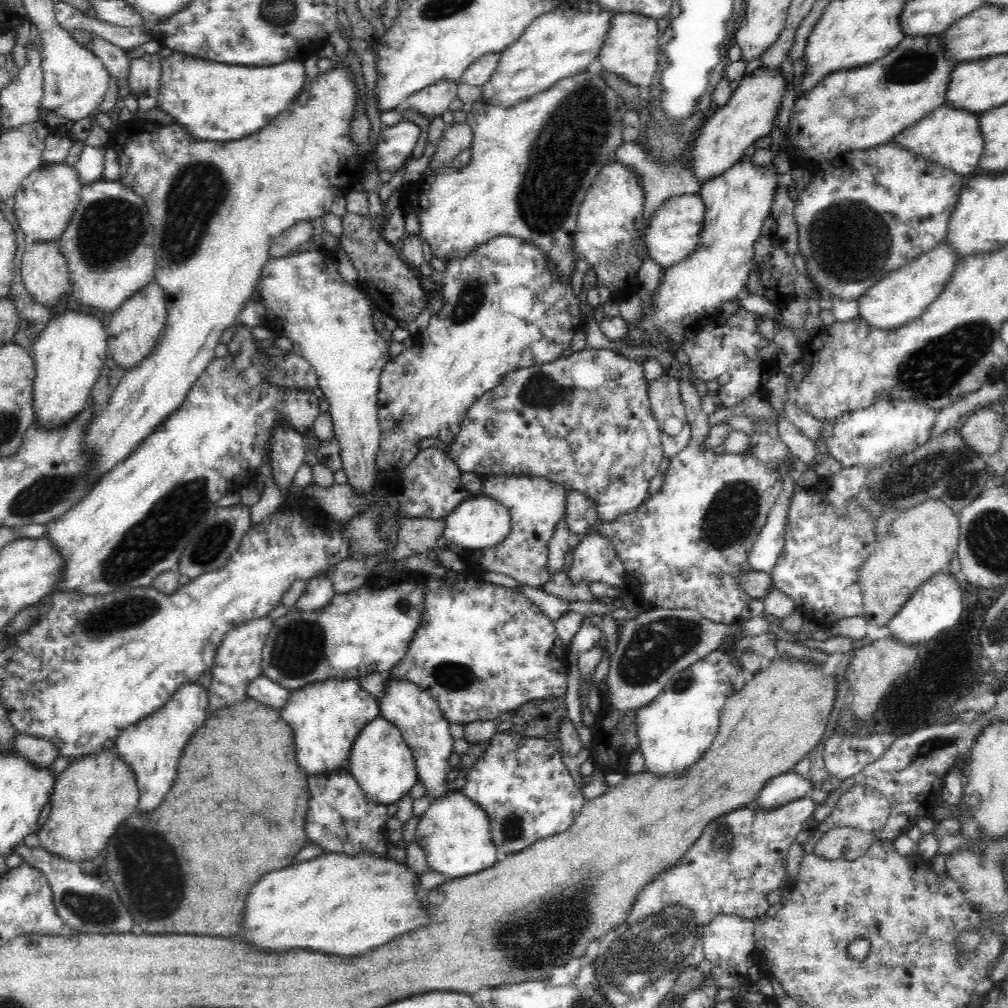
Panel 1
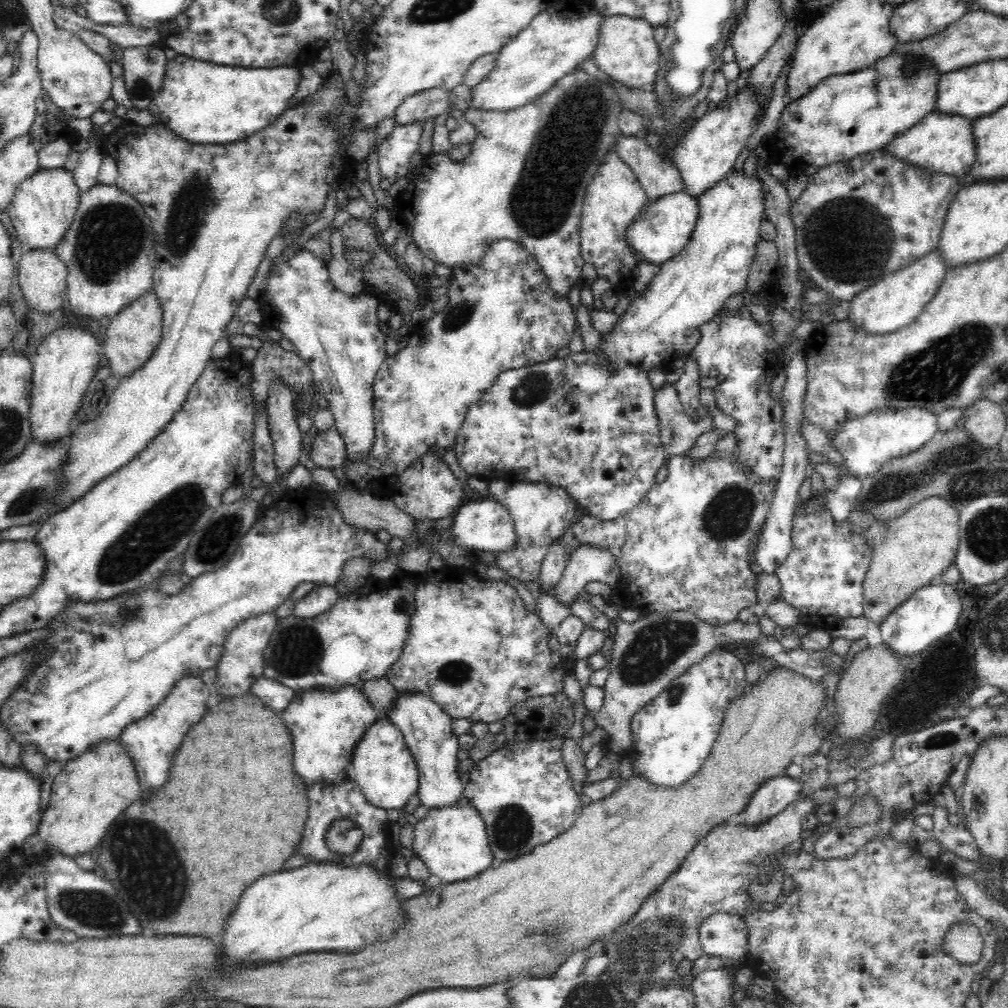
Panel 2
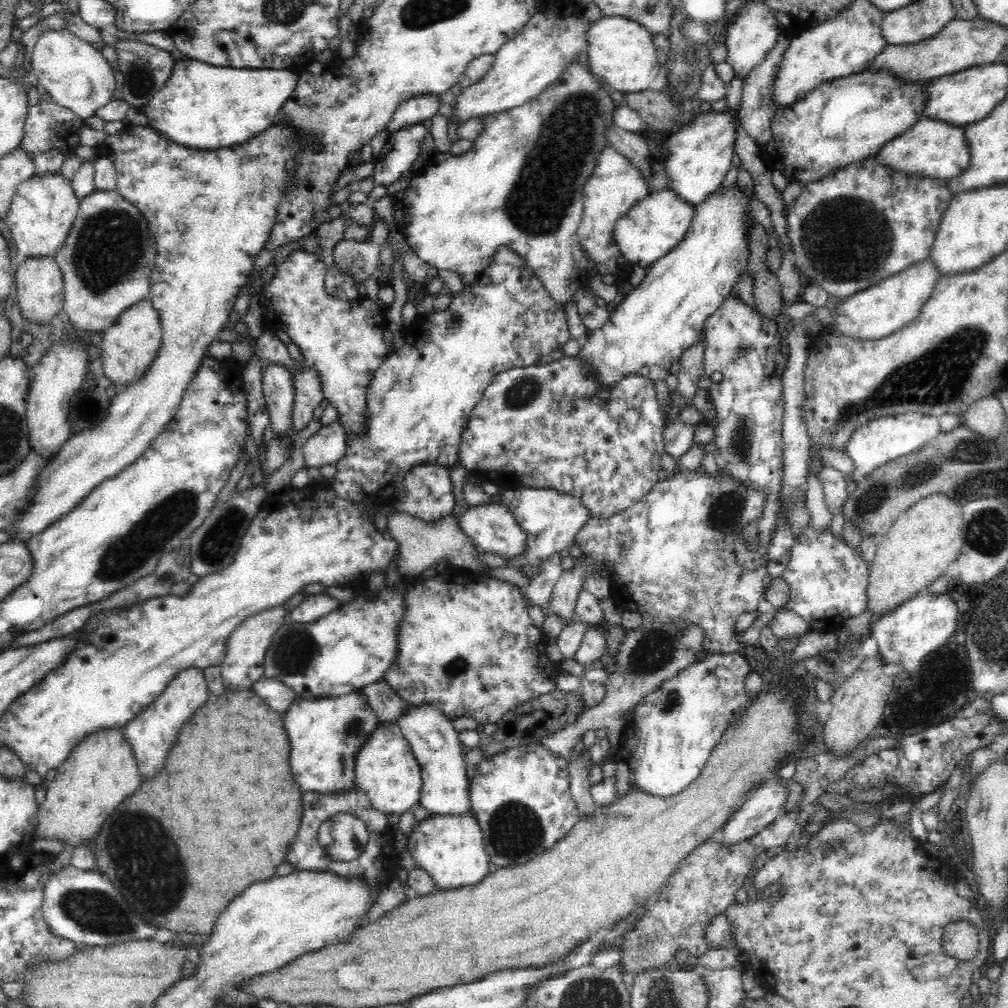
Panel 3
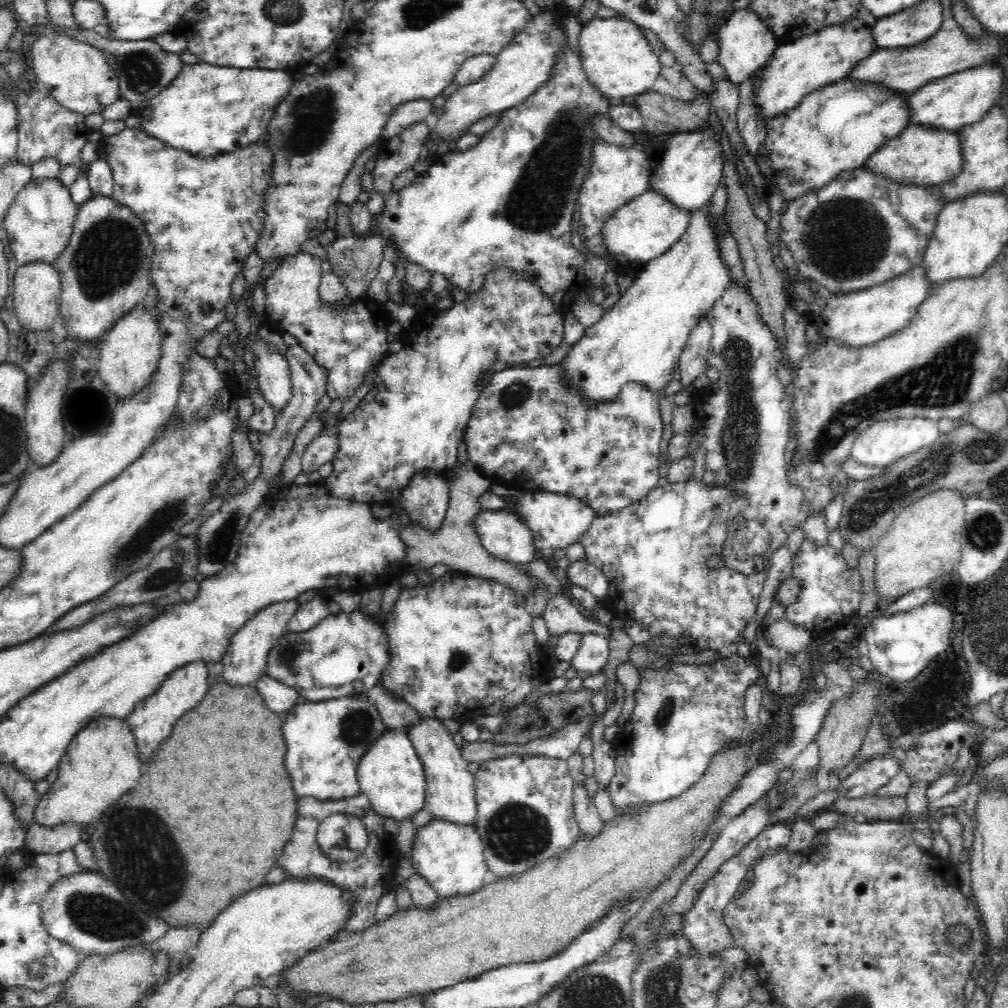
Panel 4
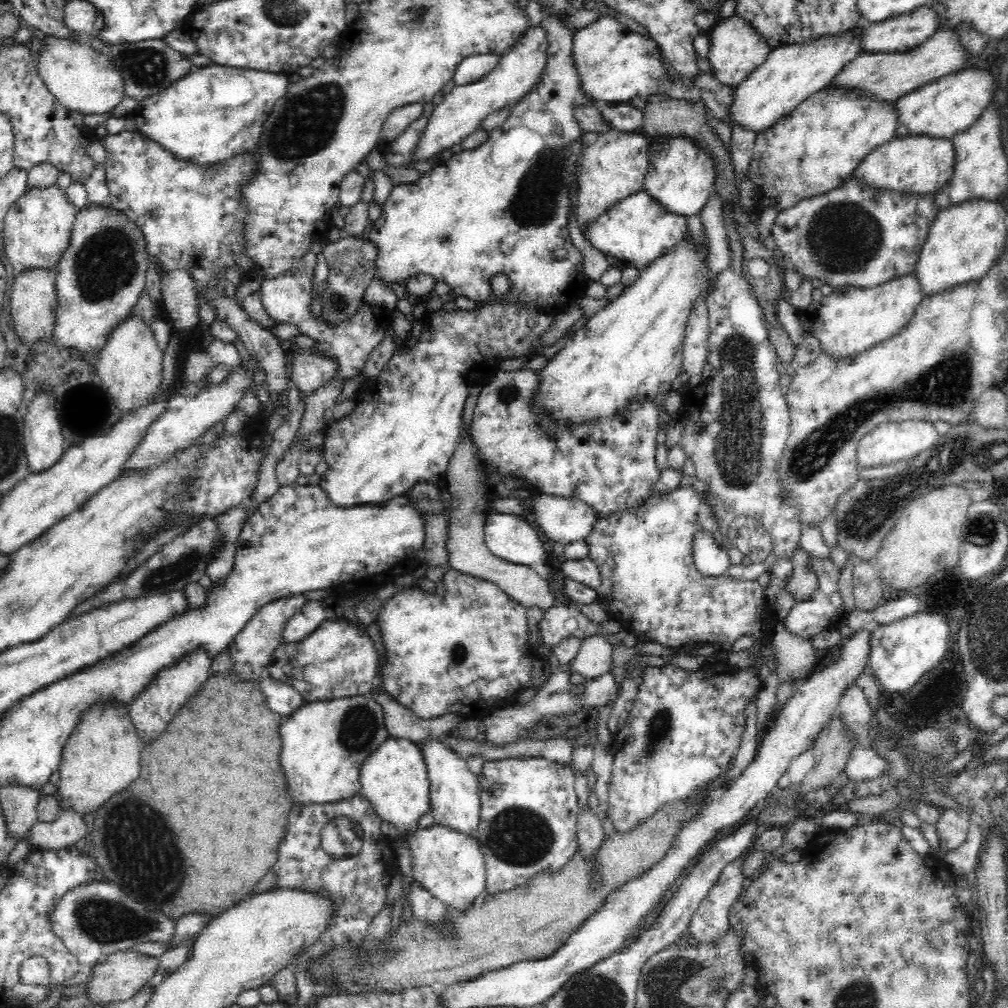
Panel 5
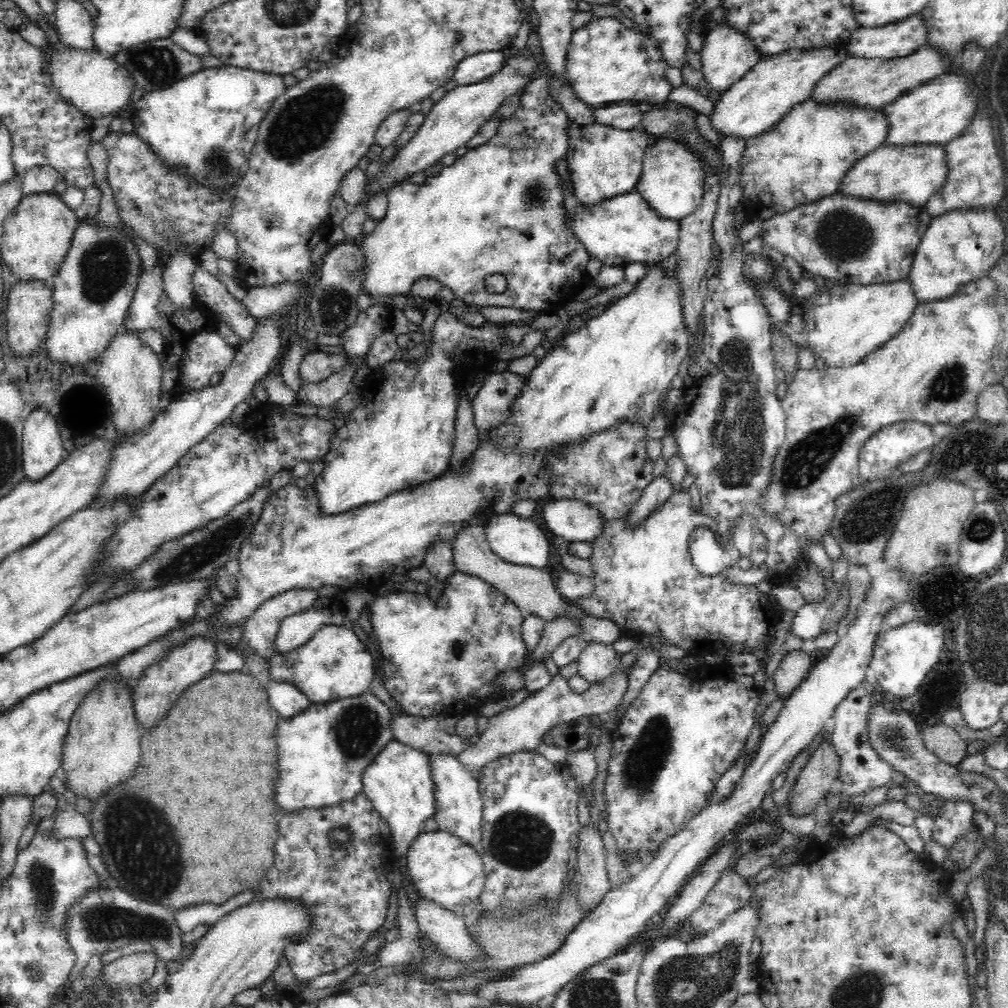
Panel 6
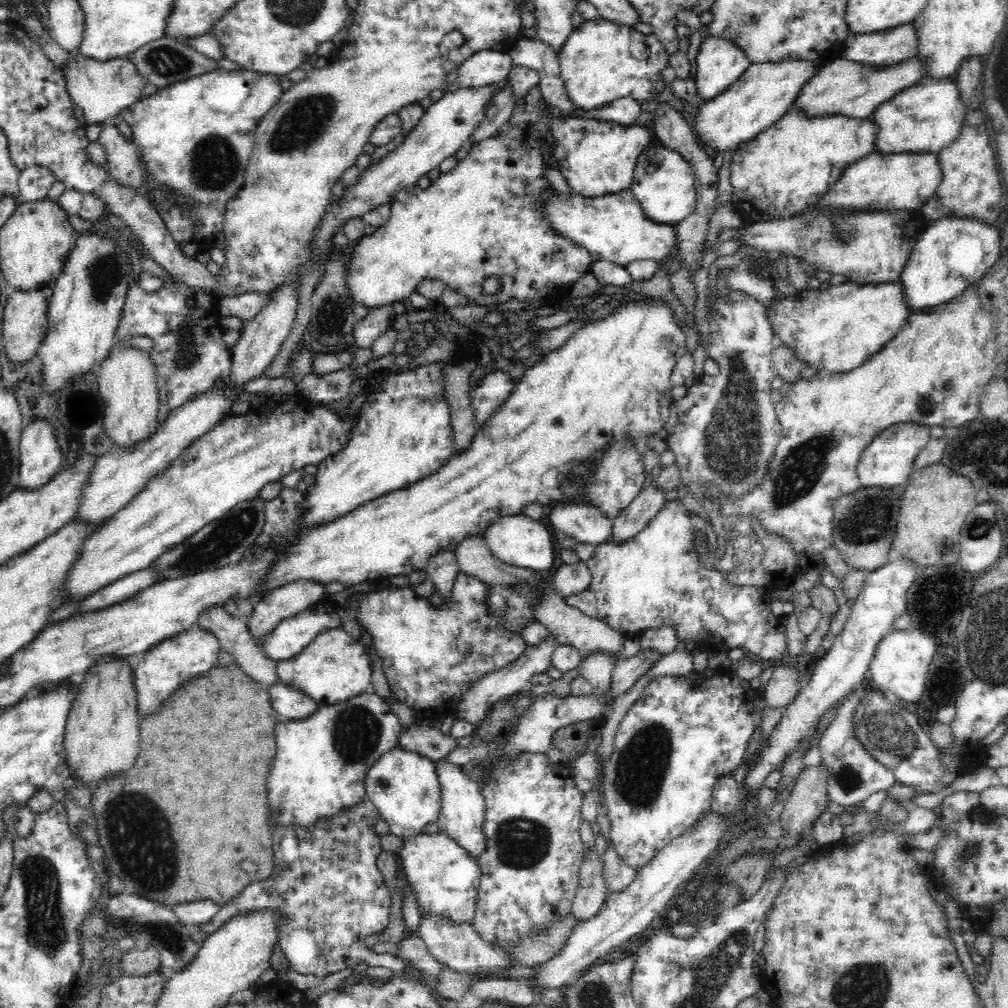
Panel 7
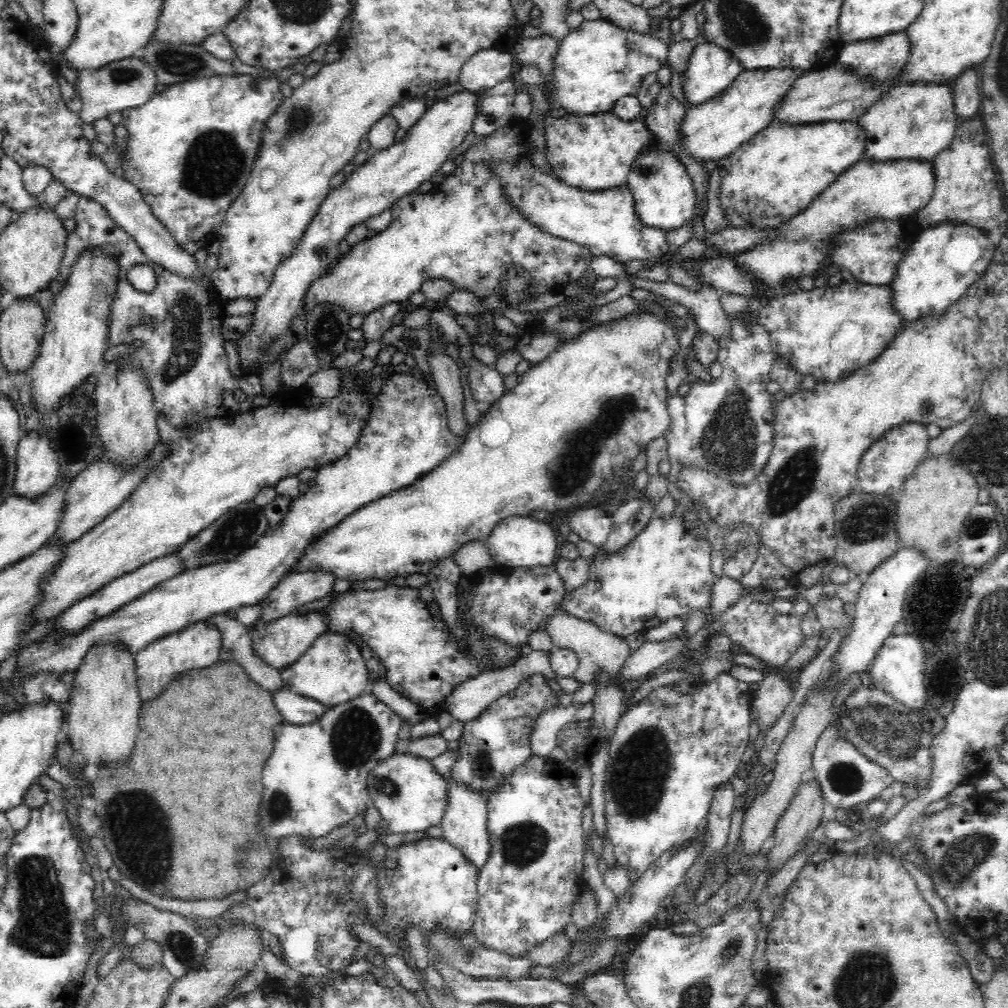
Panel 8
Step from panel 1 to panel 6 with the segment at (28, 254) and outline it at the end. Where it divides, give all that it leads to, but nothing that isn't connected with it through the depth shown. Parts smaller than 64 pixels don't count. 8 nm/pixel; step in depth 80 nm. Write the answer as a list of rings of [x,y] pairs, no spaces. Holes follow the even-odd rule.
[[[45,281],[16,282],[11,288],[7,311],[7,342],[11,350],[20,356],[30,354],[32,350],[37,352],[38,347],[46,340],[54,295],[52,287],[48,287]]]

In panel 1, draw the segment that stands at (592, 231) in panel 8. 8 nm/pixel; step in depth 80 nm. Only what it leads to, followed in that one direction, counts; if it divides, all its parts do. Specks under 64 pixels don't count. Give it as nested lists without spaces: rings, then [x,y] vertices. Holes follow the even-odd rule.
[[[700,194],[677,195],[666,199],[664,208],[652,218],[650,228],[644,234],[644,242],[648,246],[648,254],[662,268],[670,268],[679,261],[690,257],[699,244],[699,233],[703,229],[703,216],[706,207]]]

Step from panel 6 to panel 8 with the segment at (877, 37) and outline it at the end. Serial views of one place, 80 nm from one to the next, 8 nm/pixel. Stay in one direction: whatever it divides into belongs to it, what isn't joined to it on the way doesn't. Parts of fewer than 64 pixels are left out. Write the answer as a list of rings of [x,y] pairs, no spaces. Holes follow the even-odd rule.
[[[901,30],[870,41],[844,43],[836,61],[866,79],[890,80],[903,70],[910,51],[910,38]]]

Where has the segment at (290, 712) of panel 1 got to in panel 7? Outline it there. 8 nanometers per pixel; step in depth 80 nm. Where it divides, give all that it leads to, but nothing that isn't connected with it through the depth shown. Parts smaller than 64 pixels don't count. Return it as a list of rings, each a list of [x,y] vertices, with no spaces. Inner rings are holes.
[[[372,690],[350,697],[348,700],[342,700],[342,702],[336,704],[318,705],[318,710],[314,712],[313,716],[307,719],[280,722],[280,724],[276,726],[276,746],[278,746],[278,752],[276,752],[276,758],[274,758],[274,766],[270,768],[270,774],[268,774],[268,782],[266,782],[266,786],[268,786],[268,804],[270,804],[272,816],[276,816],[282,826],[300,824],[300,827],[312,830],[314,826],[324,826],[319,825],[319,823],[328,821],[330,818],[336,818],[338,814],[344,814],[346,810],[352,810],[352,808],[360,804],[363,799],[366,799],[365,776],[367,770],[386,752],[389,752],[394,749],[394,746],[398,745],[398,739],[402,730],[403,728],[398,718],[392,713],[385,699]]]

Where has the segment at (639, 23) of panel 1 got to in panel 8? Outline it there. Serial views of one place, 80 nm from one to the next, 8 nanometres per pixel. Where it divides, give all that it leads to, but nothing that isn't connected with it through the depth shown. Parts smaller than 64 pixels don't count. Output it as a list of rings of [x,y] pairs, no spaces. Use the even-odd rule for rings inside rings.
[[[602,18],[596,20],[584,20],[577,29],[571,30],[568,33],[568,36],[566,36],[566,38],[564,38],[564,40],[558,45],[555,58],[556,66],[554,67],[553,81],[551,82],[551,92],[553,92],[553,97],[550,97],[549,101],[557,107],[564,108],[564,110],[567,110],[568,112],[573,112],[574,115],[595,115],[596,113],[611,111],[616,100],[619,98],[622,98],[623,96],[636,97],[642,86],[642,82],[644,82],[644,77],[651,72],[658,72],[660,68],[666,66],[668,55],[669,46],[664,44],[664,42],[657,40],[652,34],[642,34],[641,32],[636,32],[630,29],[626,30]]]

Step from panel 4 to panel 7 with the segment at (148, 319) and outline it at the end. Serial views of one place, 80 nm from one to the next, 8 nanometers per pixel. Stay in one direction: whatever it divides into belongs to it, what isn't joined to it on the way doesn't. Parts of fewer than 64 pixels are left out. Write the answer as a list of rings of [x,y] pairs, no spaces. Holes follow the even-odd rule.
[[[118,340],[108,352],[108,356],[98,366],[99,395],[105,400],[106,412],[103,415],[103,428],[107,438],[120,450],[126,447],[136,447],[145,442],[158,428],[158,408],[160,408],[158,394],[158,369],[146,351],[135,347],[128,340]]]

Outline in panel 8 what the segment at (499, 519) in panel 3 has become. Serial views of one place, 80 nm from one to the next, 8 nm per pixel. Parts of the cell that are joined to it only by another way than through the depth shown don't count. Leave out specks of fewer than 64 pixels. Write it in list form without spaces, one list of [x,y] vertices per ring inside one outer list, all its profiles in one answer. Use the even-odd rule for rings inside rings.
[[[530,515],[512,516],[502,520],[490,530],[490,536],[484,541],[491,558],[506,568],[550,566],[556,560],[556,551],[561,542],[558,532],[552,530],[550,525],[538,522]]]

